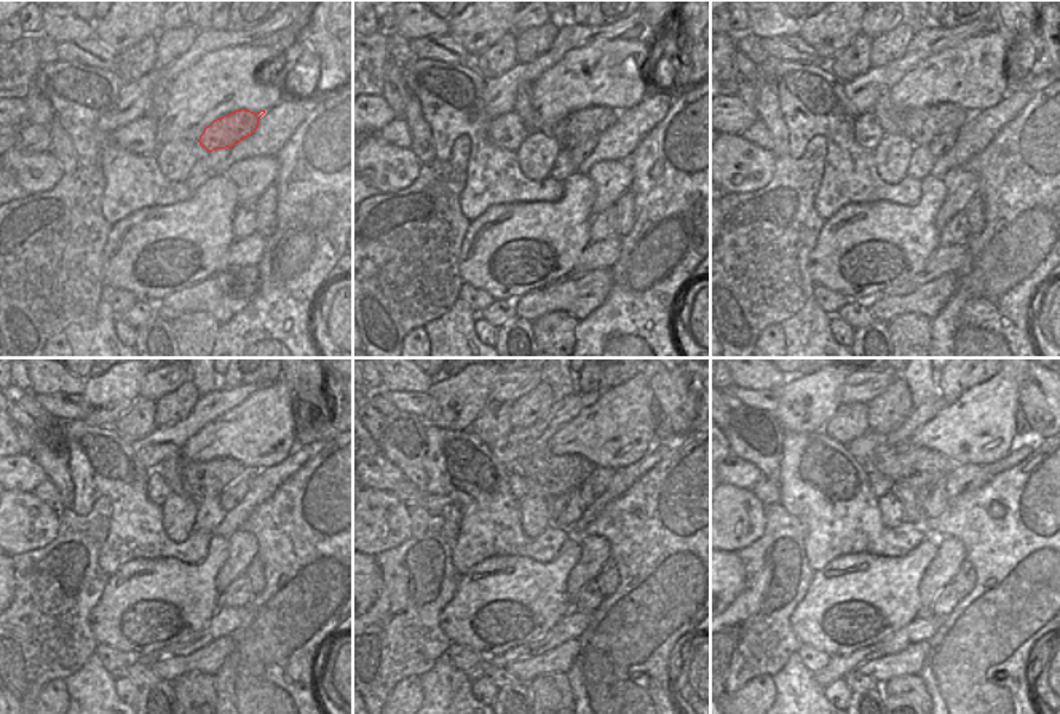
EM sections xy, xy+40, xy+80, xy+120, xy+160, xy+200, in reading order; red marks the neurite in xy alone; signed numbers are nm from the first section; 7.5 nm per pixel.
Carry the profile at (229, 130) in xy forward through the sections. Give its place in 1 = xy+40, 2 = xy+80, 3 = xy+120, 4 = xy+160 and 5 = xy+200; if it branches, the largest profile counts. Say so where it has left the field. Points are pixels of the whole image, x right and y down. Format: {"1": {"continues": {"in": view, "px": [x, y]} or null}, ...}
{"1": {"continues": {"in": "xy+40", "px": [578, 126]}}, "2": {"continues": {"in": "xy+80", "px": [921, 126]}}, "3": {"continues": {"in": "xy+120", "px": [203, 479]}}, "4": {"continues": {"in": "xy+160", "px": [559, 473]}}, "5": {"continues": {"in": "xy+200", "px": [904, 462]}}}

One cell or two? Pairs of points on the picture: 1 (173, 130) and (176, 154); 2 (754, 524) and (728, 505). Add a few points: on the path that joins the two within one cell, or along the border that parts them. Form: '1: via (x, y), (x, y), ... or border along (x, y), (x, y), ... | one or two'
1: border along (197, 139), (168, 141), (160, 147) | two
2: via (747, 523), (735, 511) | one

